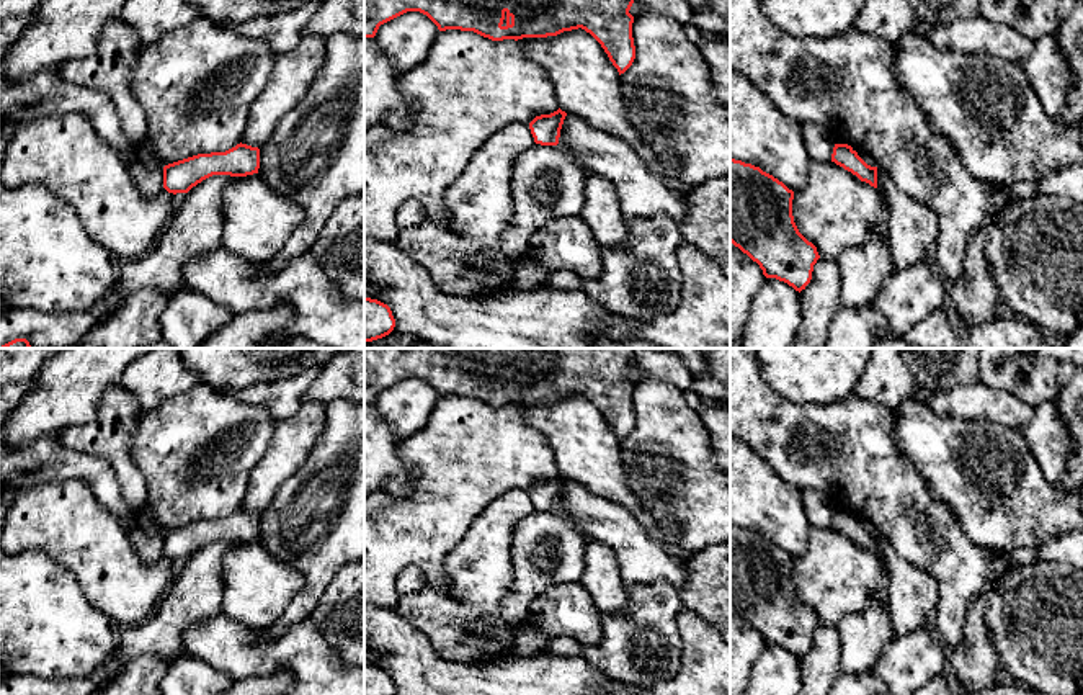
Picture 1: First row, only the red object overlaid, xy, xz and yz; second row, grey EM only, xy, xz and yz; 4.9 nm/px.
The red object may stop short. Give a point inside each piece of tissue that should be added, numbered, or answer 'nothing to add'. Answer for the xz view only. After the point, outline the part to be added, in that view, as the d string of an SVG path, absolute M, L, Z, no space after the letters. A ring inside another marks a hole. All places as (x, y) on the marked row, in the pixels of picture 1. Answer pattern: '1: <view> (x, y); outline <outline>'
nothing to add

